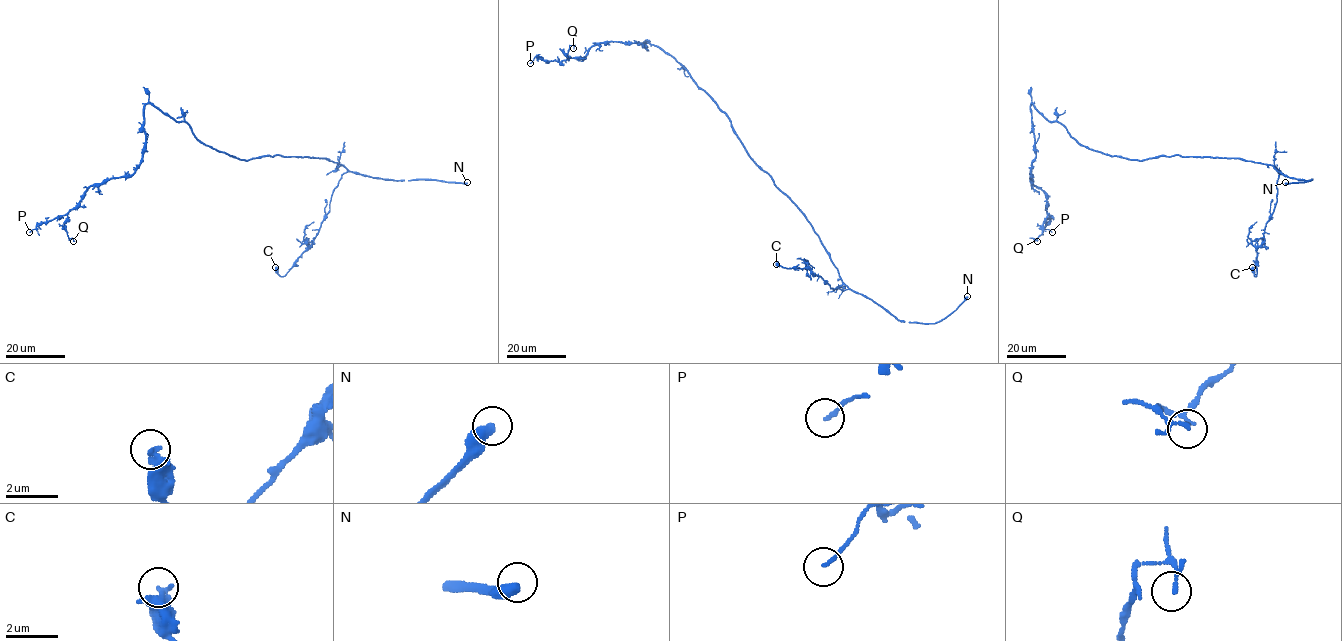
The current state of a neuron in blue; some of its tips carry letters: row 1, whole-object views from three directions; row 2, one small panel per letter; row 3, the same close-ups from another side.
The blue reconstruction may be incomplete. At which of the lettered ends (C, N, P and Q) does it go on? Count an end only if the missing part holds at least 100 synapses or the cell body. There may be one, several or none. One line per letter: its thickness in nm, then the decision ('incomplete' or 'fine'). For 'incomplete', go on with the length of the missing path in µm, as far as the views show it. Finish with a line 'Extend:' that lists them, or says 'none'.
C: calibre 280 nm; fine
N: calibre 460 nm; incomplete; missing 25 µm
P: calibre 130 nm; fine
Q: calibre 100 nm; fine
Extend: N

